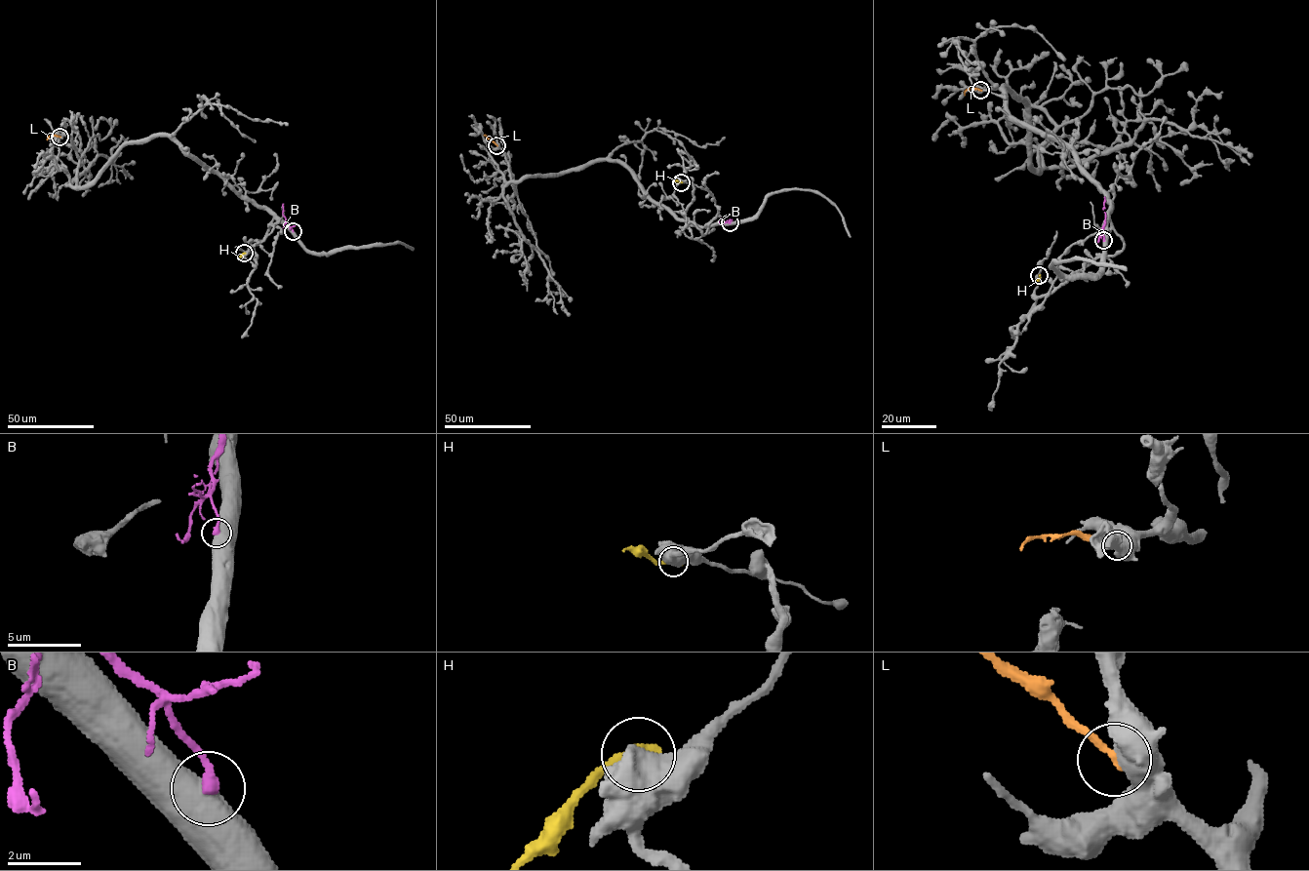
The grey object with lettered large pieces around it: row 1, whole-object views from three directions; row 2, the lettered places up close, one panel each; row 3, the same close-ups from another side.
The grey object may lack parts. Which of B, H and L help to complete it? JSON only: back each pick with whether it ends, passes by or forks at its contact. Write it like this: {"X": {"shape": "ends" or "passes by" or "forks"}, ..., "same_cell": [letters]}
{"same_cell": []}

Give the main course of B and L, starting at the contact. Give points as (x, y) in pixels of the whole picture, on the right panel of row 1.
B: (1103, 241), (1104, 197)
L: (981, 90), (967, 89), (965, 95)

